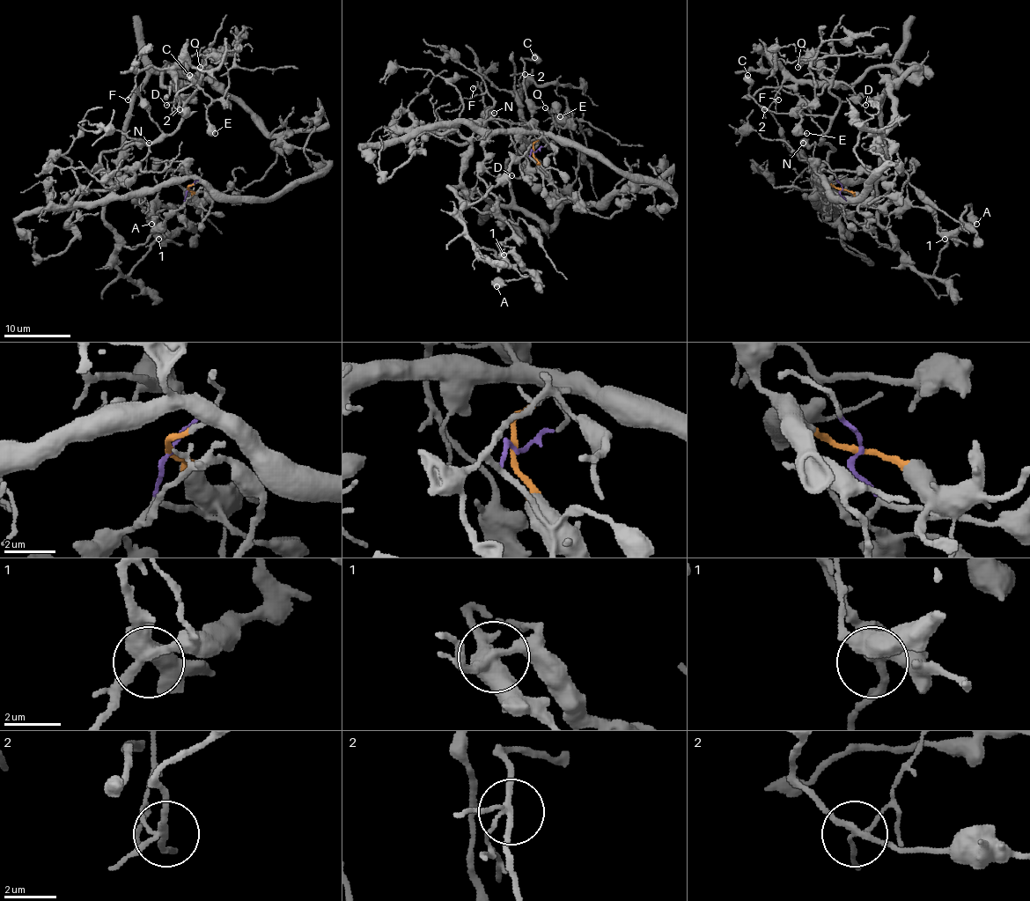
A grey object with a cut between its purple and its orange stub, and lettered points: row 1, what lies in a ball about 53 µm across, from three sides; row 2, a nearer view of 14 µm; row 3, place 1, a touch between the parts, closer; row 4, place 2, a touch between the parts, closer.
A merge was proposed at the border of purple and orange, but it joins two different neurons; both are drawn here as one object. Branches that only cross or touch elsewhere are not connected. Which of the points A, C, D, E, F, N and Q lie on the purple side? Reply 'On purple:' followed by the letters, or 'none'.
On purple: A, E

